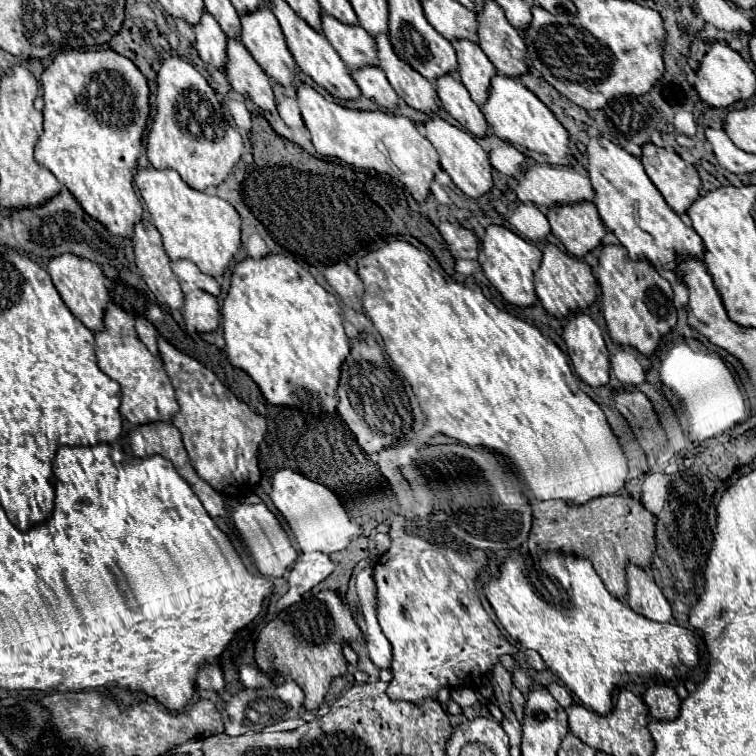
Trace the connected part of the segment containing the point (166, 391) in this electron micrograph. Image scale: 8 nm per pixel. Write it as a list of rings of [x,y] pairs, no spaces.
[[[109,305],[105,313],[105,331],[95,333],[95,355],[99,369],[109,375],[121,387],[121,407],[119,413],[133,425],[147,425],[155,421],[171,421],[179,411],[175,401],[173,385],[163,369],[163,363],[149,353],[149,349],[139,341],[135,331],[135,321],[117,305]]]

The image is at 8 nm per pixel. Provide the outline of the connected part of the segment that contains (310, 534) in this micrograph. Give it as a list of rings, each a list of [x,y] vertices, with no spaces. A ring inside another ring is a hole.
[[[281,469],[273,475],[271,499],[273,499],[273,505],[287,519],[303,553],[321,551],[325,555],[331,555],[335,551],[343,551],[351,543],[351,539],[359,533],[357,525],[351,523],[349,515],[345,513],[343,505],[333,495],[333,491],[329,491],[325,485],[319,485],[291,469]]]

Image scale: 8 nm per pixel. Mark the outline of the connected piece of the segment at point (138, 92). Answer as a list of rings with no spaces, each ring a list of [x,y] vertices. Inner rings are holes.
[[[69,51],[59,53],[51,65],[41,75],[43,83],[43,137],[35,145],[35,161],[49,169],[59,183],[63,183],[71,195],[77,199],[81,209],[99,221],[111,235],[131,239],[133,225],[143,215],[143,205],[133,189],[133,175],[137,169],[137,159],[141,155],[143,133],[149,121],[149,85],[145,75],[137,69],[137,65],[111,51]],[[99,73],[107,73],[111,79],[111,87],[95,87]]]

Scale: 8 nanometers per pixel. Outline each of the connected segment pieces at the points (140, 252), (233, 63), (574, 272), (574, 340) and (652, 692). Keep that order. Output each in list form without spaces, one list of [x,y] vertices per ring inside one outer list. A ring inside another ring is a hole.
[[[139,221],[135,225],[135,265],[141,279],[153,291],[159,303],[167,305],[169,309],[183,307],[183,293],[179,287],[179,279],[171,271],[171,259],[167,257],[161,233],[149,221]]]
[[[229,39],[225,75],[237,93],[249,97],[263,111],[277,113],[277,99],[271,89],[271,79],[249,55],[249,51],[241,41]]]
[[[553,243],[545,245],[543,261],[541,261],[539,269],[535,271],[535,289],[537,289],[537,297],[543,305],[543,309],[549,315],[553,315],[557,319],[563,319],[563,317],[567,317],[575,311],[587,309],[597,297],[595,287],[597,287],[597,281],[591,273],[591,267],[585,261],[561,251]]]
[[[577,313],[563,329],[567,353],[575,373],[591,387],[609,383],[609,351],[599,325],[585,313]]]
[[[659,683],[647,689],[647,693],[643,695],[643,701],[647,705],[649,717],[651,719],[659,719],[659,721],[671,721],[679,715],[679,697],[675,693],[675,689],[671,685]]]

